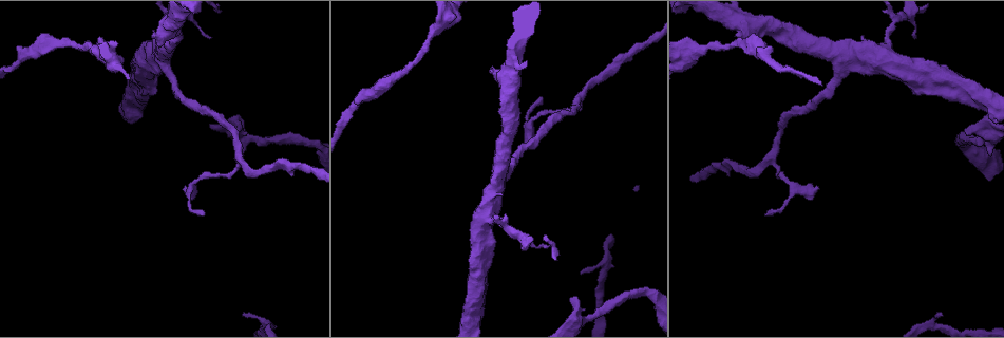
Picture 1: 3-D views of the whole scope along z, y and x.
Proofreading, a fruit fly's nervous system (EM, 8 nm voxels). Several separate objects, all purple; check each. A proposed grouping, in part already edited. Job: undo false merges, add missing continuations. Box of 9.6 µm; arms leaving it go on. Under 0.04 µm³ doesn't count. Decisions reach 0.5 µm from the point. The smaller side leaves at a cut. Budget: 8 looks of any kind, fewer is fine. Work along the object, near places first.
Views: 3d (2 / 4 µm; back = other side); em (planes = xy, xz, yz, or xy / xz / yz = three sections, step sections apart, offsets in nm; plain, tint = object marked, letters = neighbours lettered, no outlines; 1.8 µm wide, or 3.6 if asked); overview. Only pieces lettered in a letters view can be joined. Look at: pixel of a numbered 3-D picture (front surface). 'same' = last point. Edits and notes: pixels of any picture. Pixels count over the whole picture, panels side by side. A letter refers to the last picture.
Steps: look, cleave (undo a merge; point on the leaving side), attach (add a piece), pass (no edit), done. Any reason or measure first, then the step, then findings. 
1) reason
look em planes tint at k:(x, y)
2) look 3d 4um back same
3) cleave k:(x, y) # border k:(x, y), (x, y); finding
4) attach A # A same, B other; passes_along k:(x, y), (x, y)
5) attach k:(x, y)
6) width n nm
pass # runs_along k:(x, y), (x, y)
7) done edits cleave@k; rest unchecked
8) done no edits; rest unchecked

tapers out
look em yz step 4 letters at 1:(914, 39)

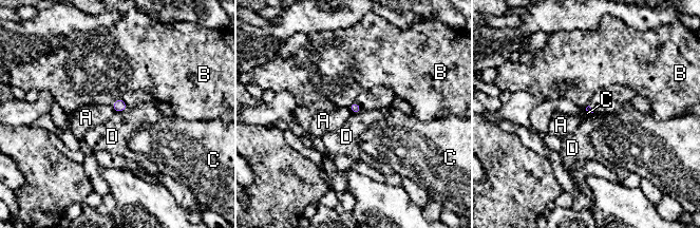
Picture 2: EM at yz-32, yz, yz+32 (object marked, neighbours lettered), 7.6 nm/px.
cut it another way
look em planes letters same

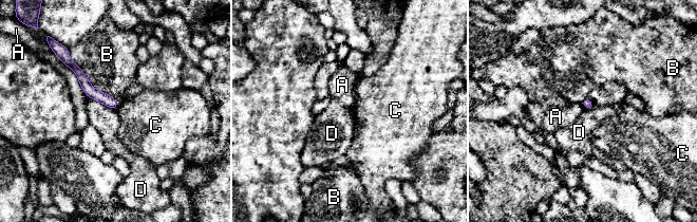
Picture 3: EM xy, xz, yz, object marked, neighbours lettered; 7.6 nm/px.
pass # A other, B other, C other, D other; runs_along 3:(71, 63), (95, 94), (114, 106); none of them fits

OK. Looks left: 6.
an open end
look 3d 2um at 1:(987, 115)

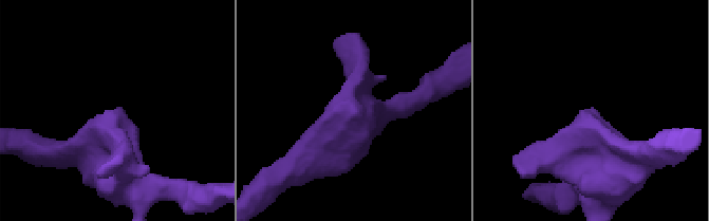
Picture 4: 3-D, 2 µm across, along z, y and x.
need the tissue
look em xy step 16 letters at 4:(581, 112)

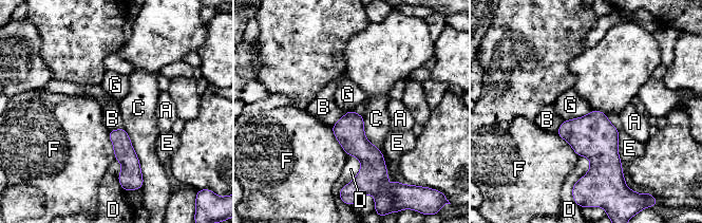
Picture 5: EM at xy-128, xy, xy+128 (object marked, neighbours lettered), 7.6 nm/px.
pass # A other, B other, C other, D other, E other, F other, G other; border 5:(592, 110), (582, 116), (564, 121); no lettered piece goes on from it

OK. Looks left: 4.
a fork
look 3d 2um at 1:(767, 158)

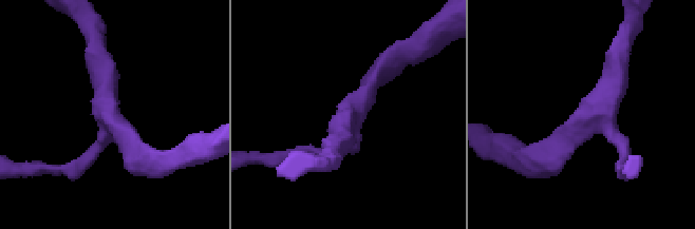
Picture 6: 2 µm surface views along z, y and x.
look em planes letters at 6:(590, 117)

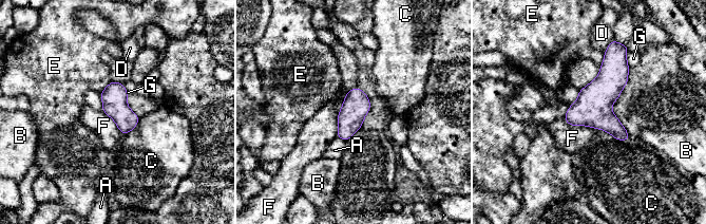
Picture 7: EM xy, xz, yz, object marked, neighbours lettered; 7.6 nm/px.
width 190 nm
pass # A other, B other, C other, D other, E other, F other, G other; border 7:(564, 117), (570, 125), (599, 130); one neuron here

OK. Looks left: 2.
done no edits; rest unchecked

